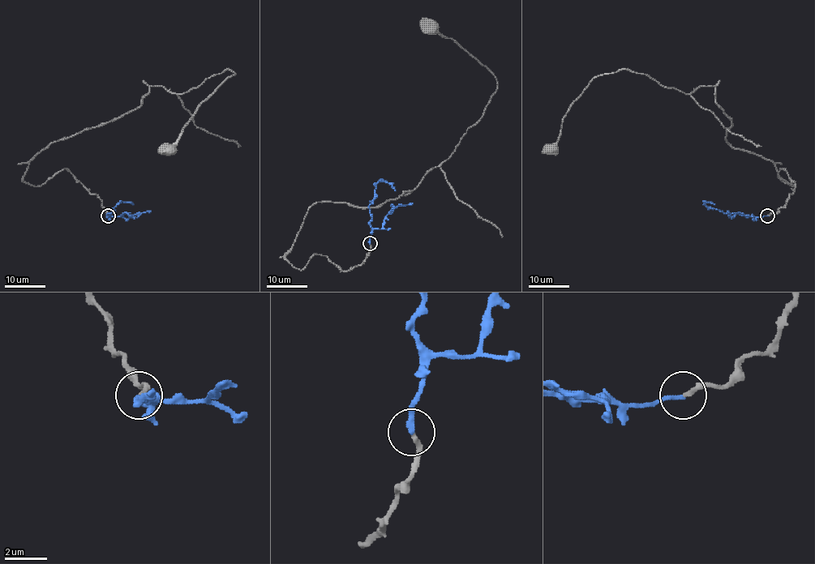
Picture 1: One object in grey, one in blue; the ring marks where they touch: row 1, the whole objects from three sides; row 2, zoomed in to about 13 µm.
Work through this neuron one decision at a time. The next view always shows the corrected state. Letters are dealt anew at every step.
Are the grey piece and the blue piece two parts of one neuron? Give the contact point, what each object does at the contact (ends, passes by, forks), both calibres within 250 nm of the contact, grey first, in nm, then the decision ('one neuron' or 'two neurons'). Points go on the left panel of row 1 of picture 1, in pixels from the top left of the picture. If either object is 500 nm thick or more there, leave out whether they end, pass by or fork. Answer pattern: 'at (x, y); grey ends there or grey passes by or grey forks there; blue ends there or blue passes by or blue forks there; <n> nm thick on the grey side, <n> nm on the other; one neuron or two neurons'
at (108, 215); grey ends there; blue ends there; 190 nm thick on the grey side, 220 nm on the other; one neuron

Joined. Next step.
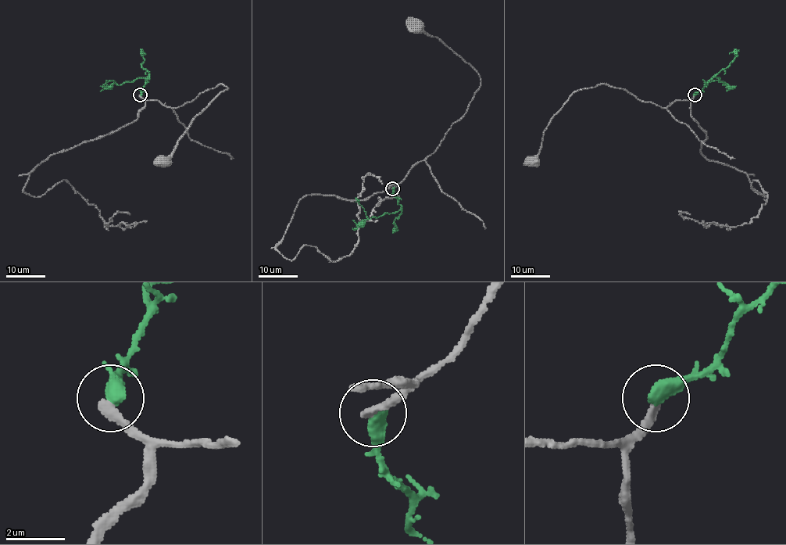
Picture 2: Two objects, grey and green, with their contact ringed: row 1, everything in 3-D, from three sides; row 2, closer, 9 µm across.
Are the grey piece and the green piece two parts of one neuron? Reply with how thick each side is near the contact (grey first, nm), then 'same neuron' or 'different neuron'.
calibres 280 and 550 nm; different neuron

